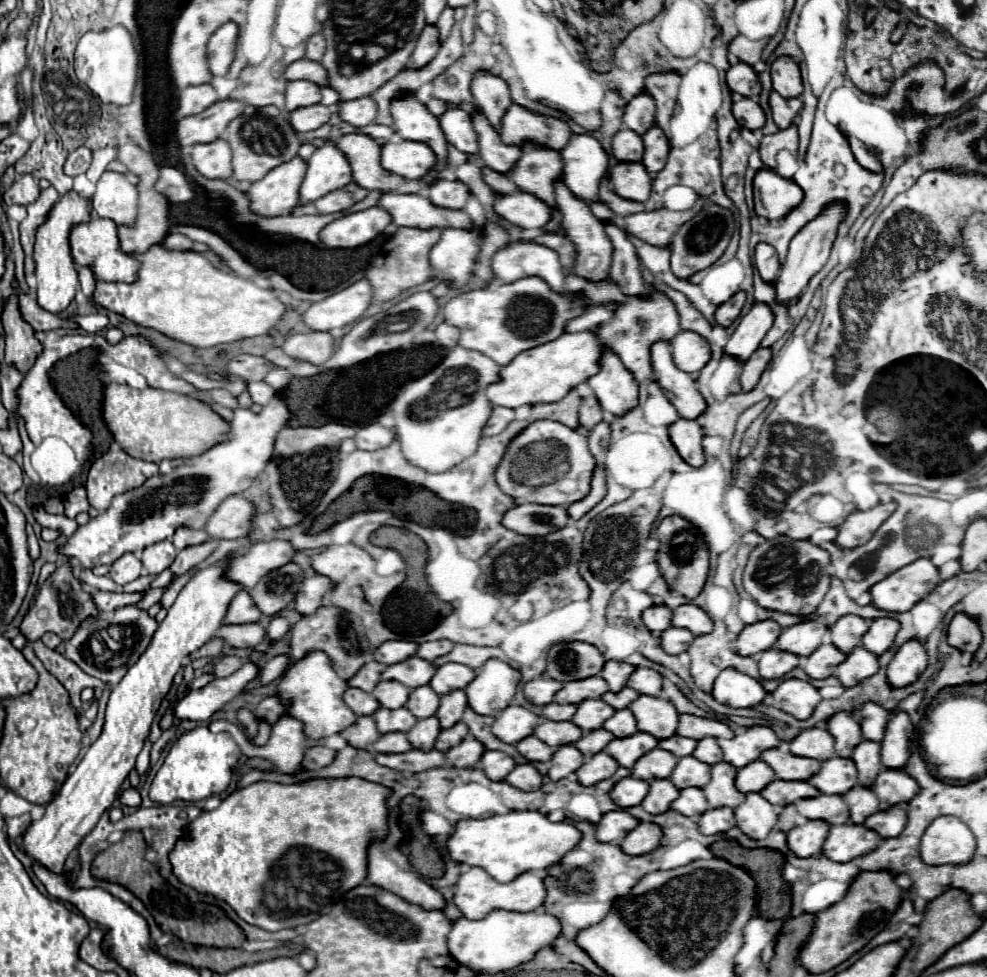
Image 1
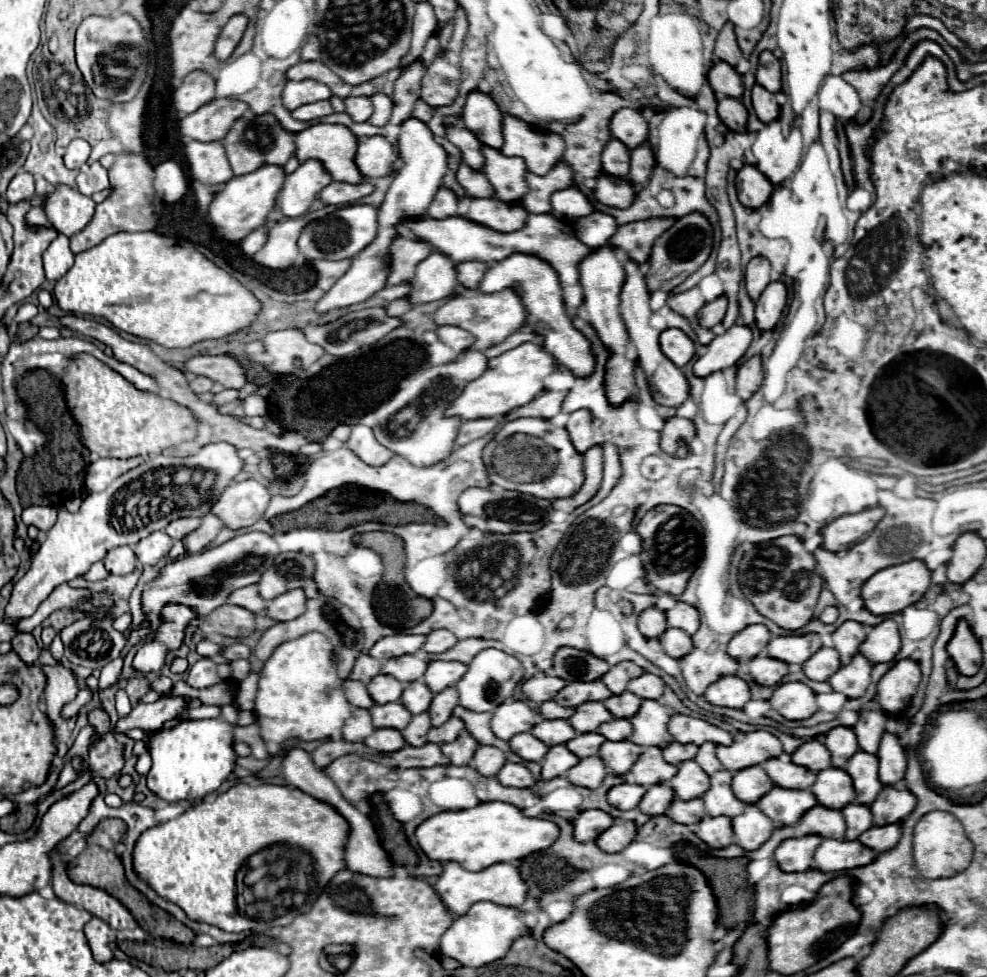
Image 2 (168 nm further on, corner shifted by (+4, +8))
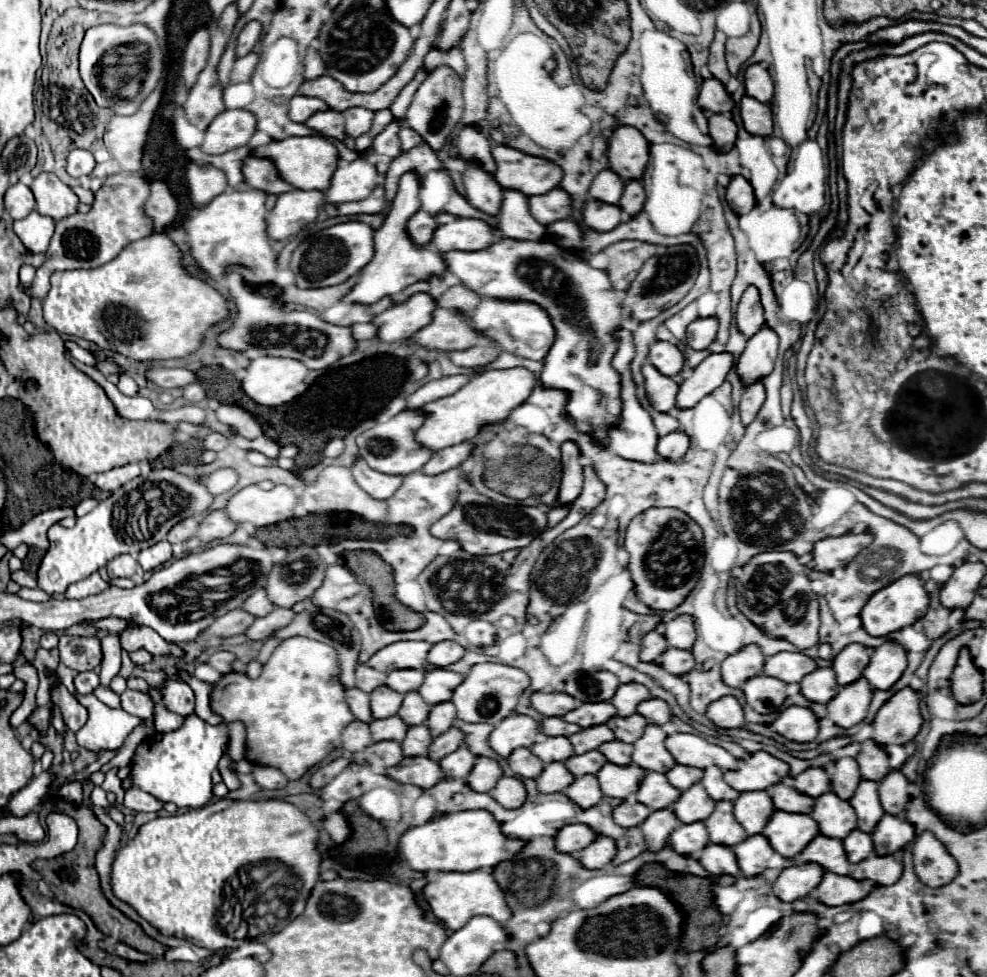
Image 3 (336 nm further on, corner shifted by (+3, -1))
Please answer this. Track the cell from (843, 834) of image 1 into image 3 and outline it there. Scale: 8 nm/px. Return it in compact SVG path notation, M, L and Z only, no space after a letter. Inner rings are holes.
M823 874L823 880L811 892L811 898L825 906L843 906L863 900L871 890L871 882L855 882L851 876L839 878L839 874Z

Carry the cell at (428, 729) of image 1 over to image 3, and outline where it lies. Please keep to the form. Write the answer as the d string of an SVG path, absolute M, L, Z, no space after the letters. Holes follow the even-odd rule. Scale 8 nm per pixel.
M411 726L407 730L407 738L403 740L401 748L405 756L427 756L427 748L431 744L431 734L427 730L427 726Z

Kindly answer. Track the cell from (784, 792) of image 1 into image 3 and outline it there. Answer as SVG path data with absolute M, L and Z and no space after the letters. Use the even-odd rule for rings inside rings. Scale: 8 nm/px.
M775 812L765 826L763 836L771 848L783 858L795 858L819 834L819 826L807 814L779 814Z

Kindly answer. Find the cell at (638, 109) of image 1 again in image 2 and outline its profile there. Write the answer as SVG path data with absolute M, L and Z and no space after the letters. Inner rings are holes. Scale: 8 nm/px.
M630 107L614 113L610 121L610 131L612 131L612 137L626 143L630 149L638 147L648 139L648 123L644 121L638 109L630 109Z

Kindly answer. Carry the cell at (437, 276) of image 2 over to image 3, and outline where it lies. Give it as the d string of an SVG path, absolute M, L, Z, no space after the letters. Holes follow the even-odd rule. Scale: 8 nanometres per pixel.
M415 294L407 302L391 306L371 320L377 326L377 338L381 342L411 338L431 322L431 310L435 310L435 306L437 302L431 300L429 294Z

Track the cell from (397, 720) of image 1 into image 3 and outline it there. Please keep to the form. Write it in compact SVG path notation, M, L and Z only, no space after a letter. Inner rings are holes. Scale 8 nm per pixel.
M391 716L391 718L385 718L385 720L373 720L369 726L371 726L373 742L381 742L381 740L403 742L407 728L409 728L399 716Z

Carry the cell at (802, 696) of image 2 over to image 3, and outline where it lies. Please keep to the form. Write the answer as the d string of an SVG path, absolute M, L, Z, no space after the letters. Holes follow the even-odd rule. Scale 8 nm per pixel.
M791 706L777 714L777 720L771 724L771 728L785 740L813 742L817 738L819 722L809 708Z

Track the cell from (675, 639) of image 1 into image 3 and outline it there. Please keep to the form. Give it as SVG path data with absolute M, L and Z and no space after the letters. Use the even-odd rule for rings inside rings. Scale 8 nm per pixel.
M669 648L665 650L655 664L659 664L661 668L665 668L669 674L681 676L693 670L693 654L689 650L679 650L679 648Z

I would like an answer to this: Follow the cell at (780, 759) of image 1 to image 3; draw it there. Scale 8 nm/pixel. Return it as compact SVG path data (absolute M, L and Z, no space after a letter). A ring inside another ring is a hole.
M783 782L779 786L771 786L769 790L775 810L793 812L793 814L811 814L813 800L803 798L803 794L795 794L795 790L787 788Z

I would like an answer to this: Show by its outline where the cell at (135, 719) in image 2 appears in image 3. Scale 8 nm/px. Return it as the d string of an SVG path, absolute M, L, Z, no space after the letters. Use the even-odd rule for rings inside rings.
M45 770L39 778L33 778L23 790L17 792L17 794L11 798L11 802L7 804L9 810L11 810L11 814L13 814L13 816L25 816L25 814L33 812L33 810L37 808L39 800L49 792L51 780L53 780L53 776L51 776L47 770Z

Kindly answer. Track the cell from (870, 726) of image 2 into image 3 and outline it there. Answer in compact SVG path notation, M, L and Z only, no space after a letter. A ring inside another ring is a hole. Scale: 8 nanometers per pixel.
M865 742L859 756L857 764L861 770L863 780L871 782L881 782L889 774L889 758L886 751L880 746L875 746L875 742Z

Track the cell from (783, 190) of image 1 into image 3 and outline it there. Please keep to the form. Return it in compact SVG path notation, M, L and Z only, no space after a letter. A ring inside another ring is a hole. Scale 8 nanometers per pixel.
M743 176L731 178L727 192L725 192L725 198L727 198L727 204L731 206L731 210L739 216L751 212L755 206L755 194L751 190L751 184Z

